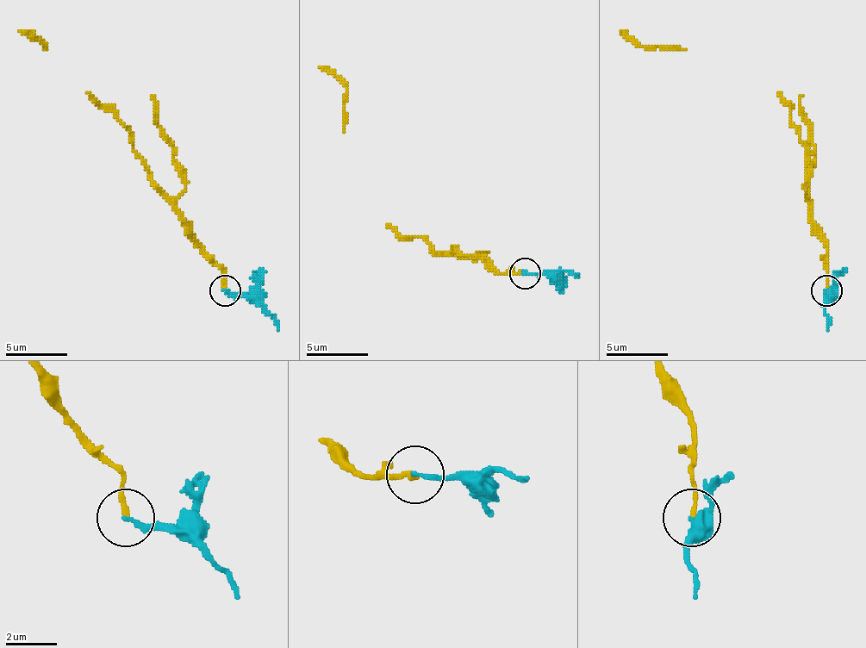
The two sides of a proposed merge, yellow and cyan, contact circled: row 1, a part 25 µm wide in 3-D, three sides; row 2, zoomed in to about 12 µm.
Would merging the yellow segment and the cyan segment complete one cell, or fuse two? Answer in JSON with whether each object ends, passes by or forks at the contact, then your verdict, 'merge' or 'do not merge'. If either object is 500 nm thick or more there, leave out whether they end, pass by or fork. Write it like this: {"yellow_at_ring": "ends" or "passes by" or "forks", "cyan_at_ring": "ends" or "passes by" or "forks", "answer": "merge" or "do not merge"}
{"yellow_at_ring": "ends", "cyan_at_ring": "ends", "answer": "do not merge"}

